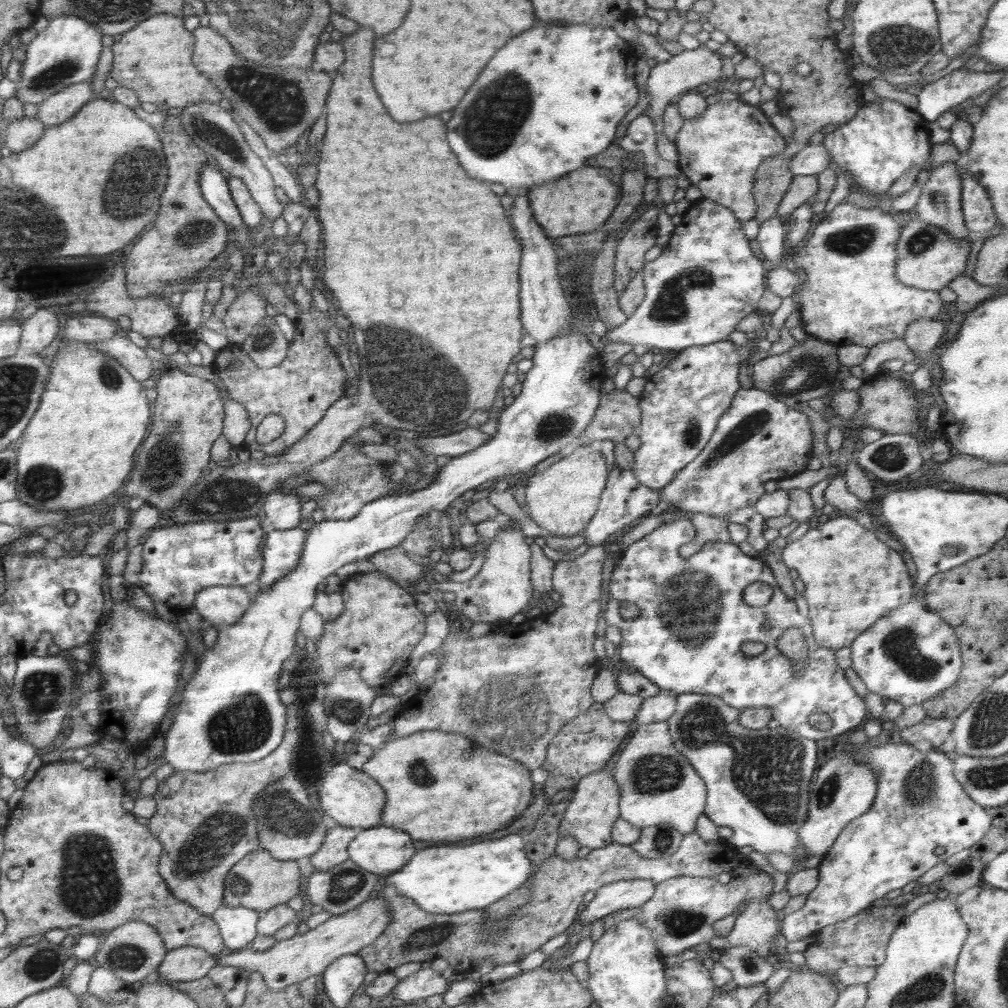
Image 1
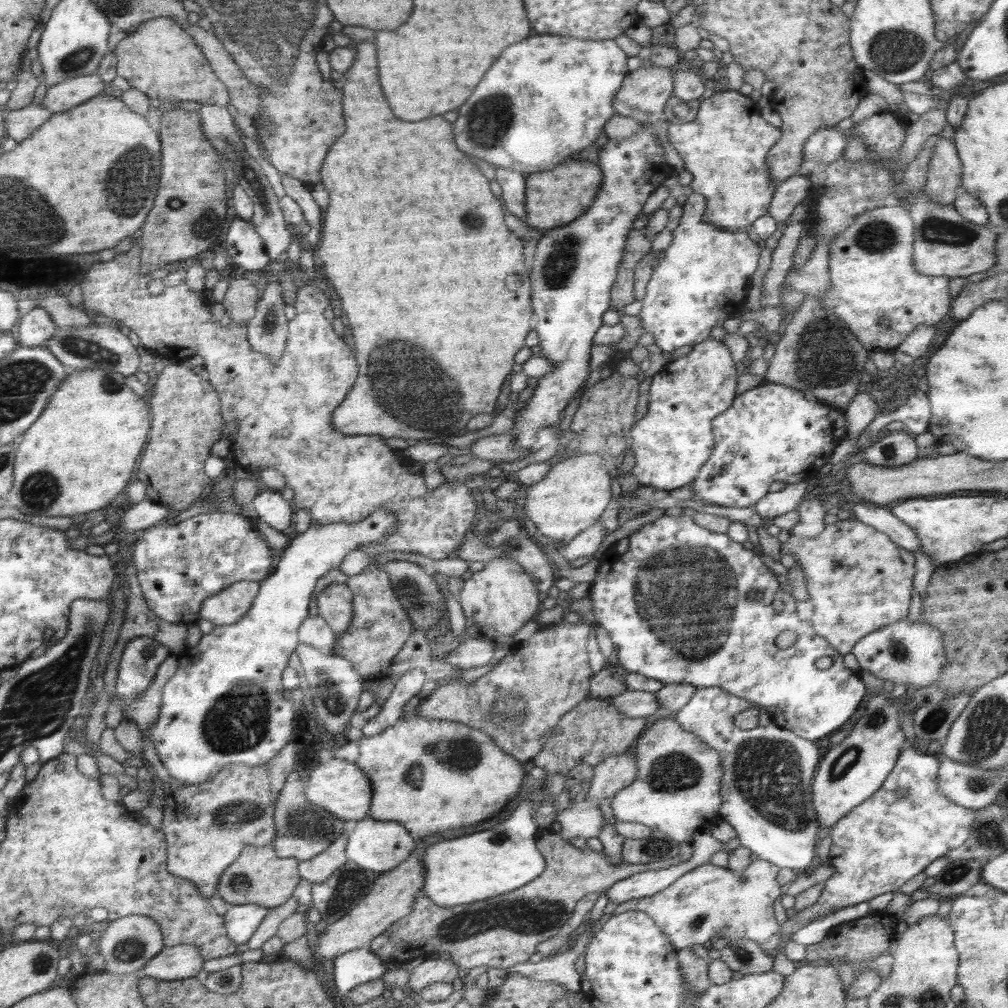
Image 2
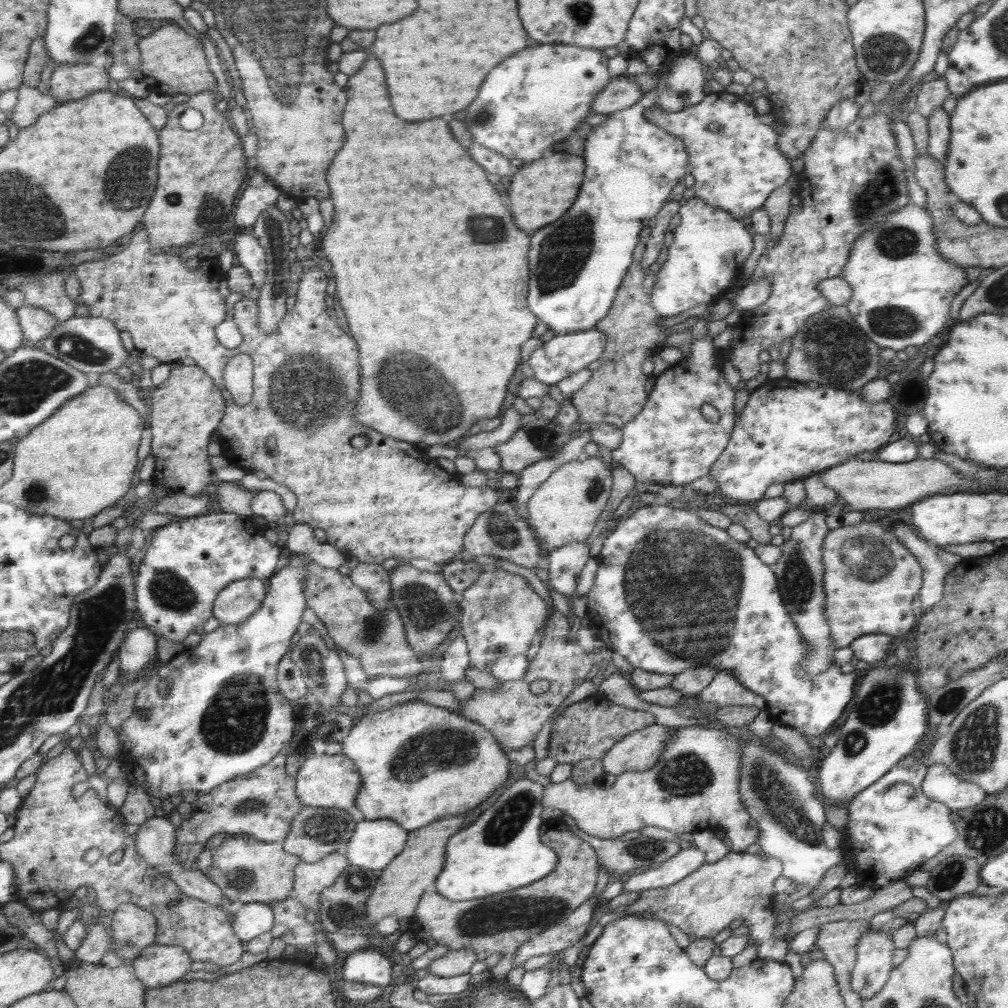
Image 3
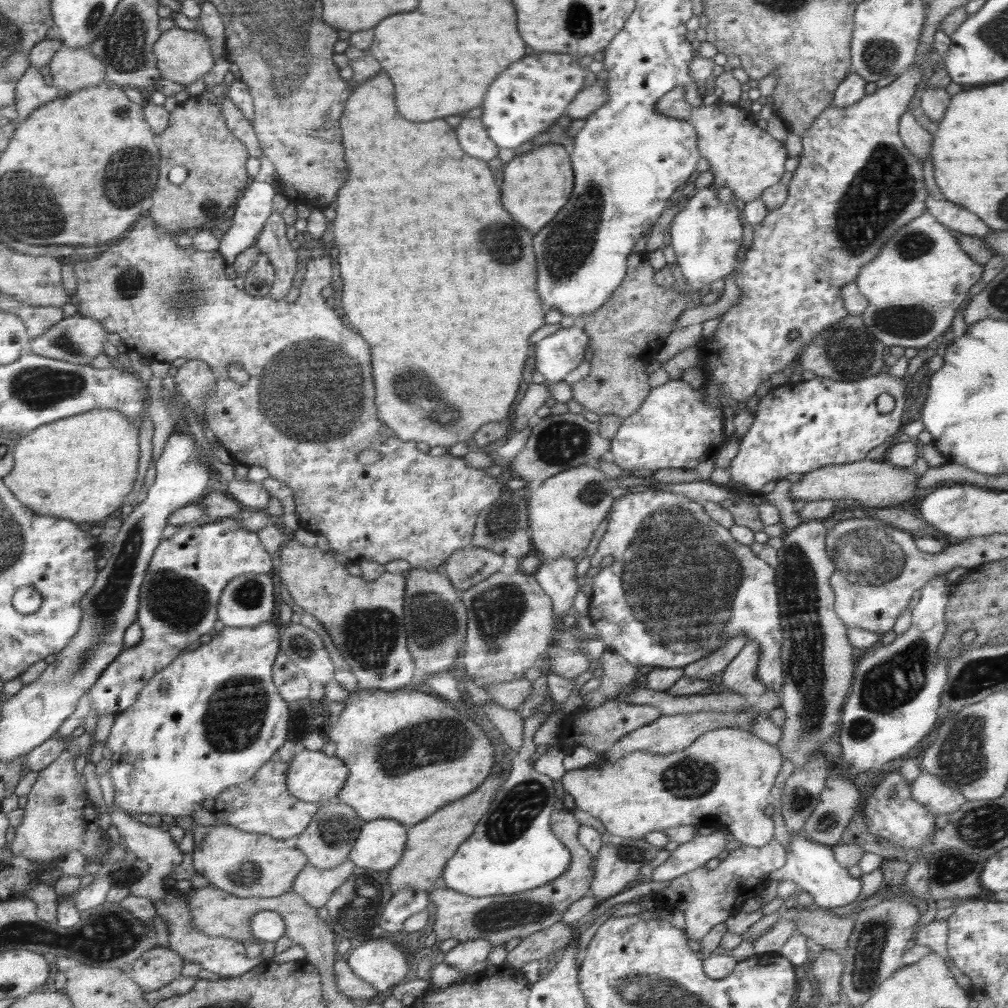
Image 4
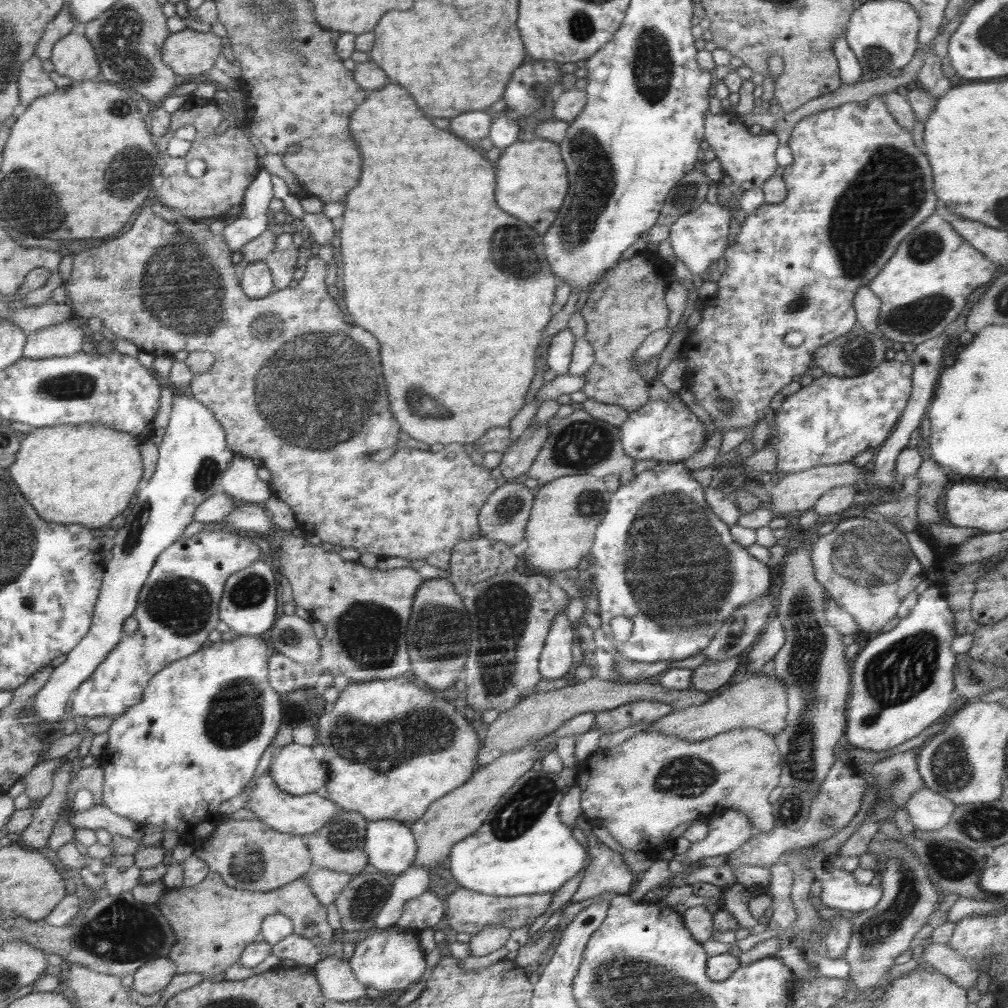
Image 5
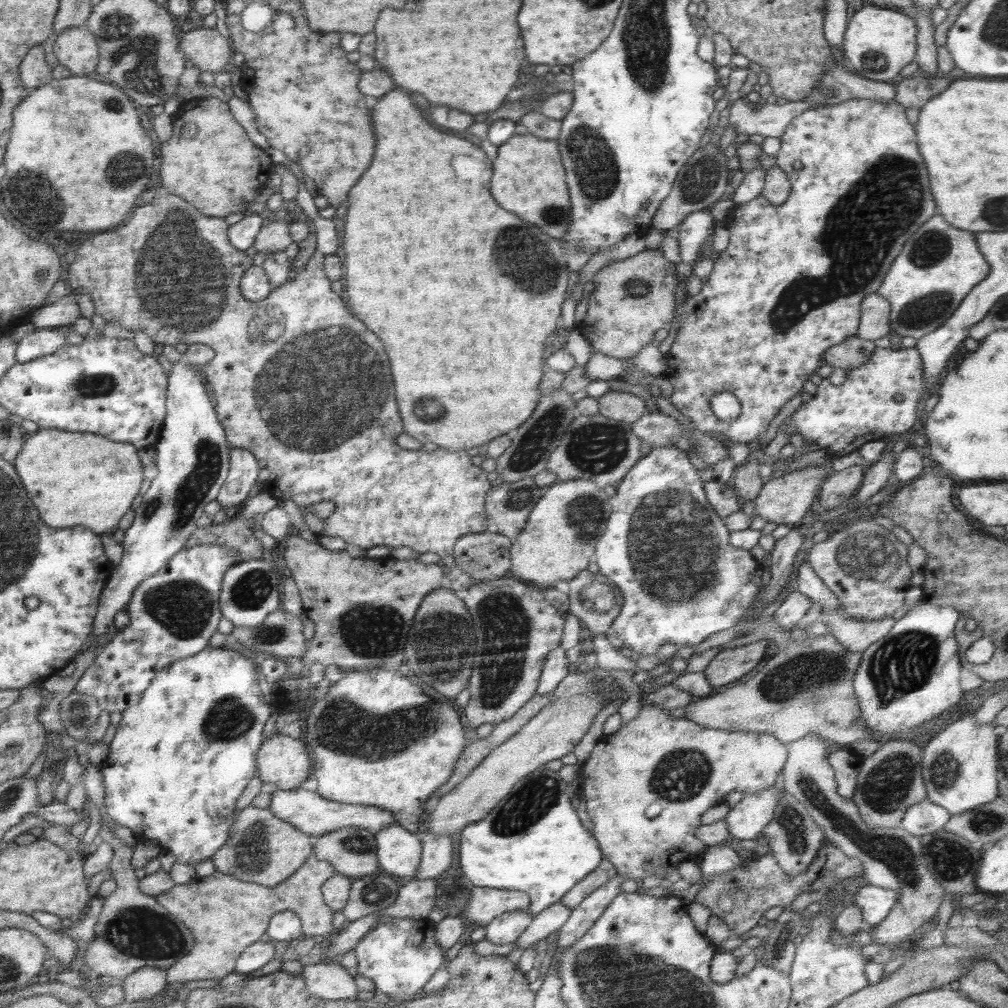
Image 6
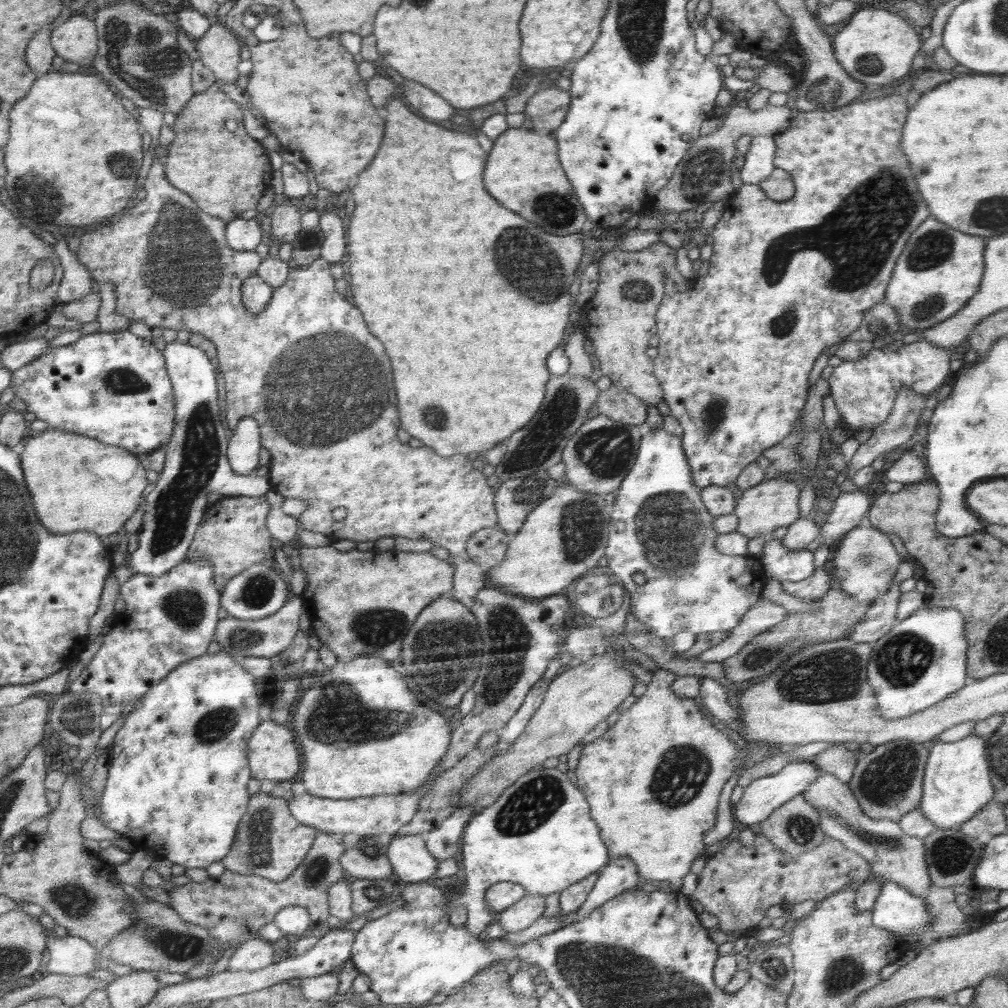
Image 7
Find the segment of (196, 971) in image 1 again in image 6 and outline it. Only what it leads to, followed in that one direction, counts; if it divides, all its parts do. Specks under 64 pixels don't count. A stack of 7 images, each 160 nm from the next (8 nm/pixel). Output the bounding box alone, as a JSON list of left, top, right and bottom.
[120,967,168,1002]

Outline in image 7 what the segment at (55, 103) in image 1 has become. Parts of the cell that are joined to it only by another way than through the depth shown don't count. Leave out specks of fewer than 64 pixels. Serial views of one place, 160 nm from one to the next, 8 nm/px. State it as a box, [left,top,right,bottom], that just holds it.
[53,14,100,66]

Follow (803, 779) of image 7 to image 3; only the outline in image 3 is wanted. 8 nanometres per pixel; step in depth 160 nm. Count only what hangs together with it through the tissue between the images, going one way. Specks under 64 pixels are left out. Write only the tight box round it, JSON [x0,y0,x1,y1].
[623,845,706,892]

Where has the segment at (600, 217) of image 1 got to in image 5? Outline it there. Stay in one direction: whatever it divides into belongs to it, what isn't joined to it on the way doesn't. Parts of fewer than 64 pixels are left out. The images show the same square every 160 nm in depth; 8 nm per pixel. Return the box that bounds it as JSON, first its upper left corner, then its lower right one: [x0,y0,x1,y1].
[498,137,568,234]

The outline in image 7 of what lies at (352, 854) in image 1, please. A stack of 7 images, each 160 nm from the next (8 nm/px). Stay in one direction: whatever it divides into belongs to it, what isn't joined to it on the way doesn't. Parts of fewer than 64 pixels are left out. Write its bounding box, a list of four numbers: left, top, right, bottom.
[386,834,441,883]

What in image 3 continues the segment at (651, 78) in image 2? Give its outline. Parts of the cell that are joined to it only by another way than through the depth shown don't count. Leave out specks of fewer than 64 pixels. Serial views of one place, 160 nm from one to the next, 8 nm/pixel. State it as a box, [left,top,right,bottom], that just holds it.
[592,76,643,114]

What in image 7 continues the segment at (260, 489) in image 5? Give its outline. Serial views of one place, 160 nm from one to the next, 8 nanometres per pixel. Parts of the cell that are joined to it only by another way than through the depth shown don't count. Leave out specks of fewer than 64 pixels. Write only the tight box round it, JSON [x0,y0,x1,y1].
[229,417,262,476]

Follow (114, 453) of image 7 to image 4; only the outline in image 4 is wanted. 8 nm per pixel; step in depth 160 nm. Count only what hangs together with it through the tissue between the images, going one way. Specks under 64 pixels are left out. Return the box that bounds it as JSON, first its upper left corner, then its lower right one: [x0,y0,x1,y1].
[3,409,140,523]

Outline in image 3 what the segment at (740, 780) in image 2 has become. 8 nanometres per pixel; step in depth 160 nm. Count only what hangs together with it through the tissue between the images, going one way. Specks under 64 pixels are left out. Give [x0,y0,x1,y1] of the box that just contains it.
[694,670,845,890]

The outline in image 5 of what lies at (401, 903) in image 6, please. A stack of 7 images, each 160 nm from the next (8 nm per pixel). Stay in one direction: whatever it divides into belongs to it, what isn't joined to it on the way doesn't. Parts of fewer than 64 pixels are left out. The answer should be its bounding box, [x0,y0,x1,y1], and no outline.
[396,889,444,928]

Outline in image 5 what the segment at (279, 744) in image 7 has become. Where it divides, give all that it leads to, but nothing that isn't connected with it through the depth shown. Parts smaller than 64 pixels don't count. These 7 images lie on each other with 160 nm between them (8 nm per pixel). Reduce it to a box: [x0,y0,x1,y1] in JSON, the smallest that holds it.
[268,677,481,828]

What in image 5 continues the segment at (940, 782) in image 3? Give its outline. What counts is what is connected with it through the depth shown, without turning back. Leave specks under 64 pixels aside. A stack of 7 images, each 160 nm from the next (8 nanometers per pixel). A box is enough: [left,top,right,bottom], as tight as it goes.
[905,787,955,834]

